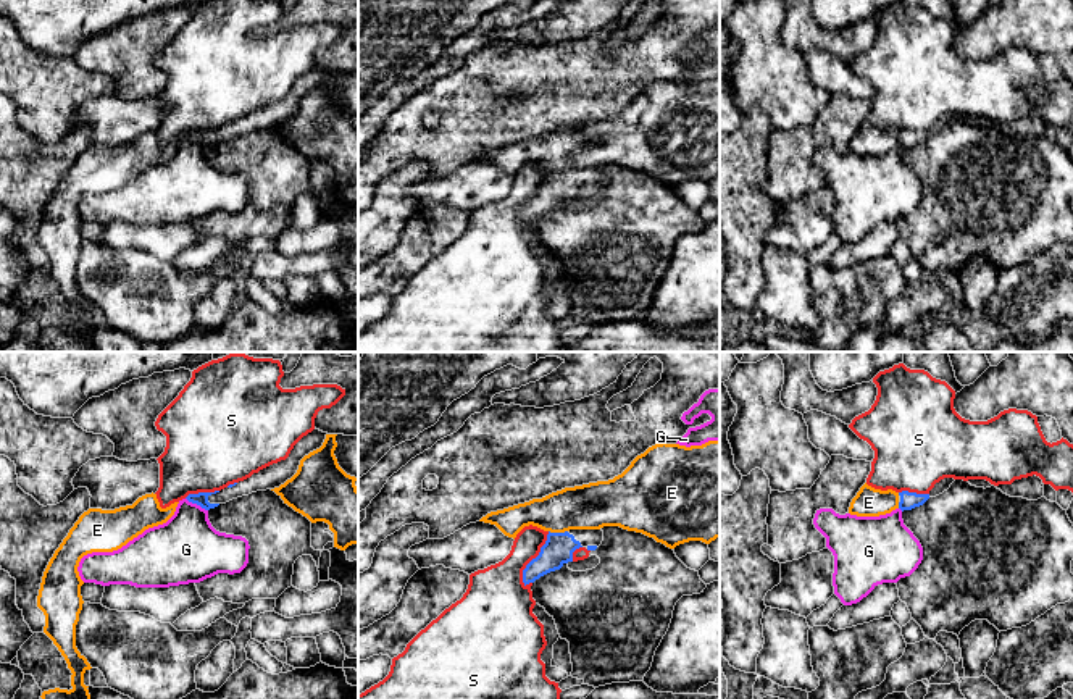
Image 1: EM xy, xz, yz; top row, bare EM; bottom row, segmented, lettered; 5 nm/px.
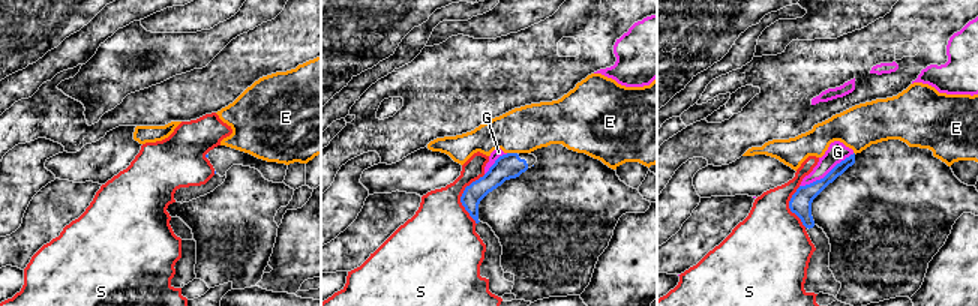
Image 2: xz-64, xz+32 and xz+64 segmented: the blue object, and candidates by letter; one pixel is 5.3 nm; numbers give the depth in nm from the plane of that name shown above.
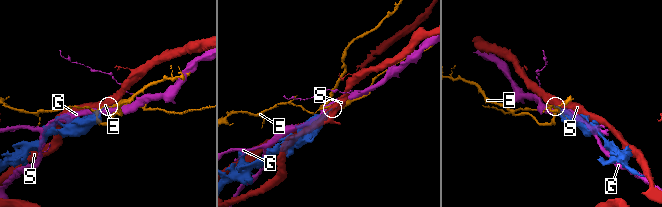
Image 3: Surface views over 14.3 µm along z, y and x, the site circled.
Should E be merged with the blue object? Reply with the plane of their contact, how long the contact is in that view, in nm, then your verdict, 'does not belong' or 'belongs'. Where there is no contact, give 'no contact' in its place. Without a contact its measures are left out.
meets blue in xz; contact 100 nm long; does not belong

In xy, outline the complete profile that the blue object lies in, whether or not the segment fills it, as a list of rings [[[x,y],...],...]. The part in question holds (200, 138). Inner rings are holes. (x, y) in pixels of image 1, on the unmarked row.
[[[313,68],[303,74],[290,89],[286,98],[273,102],[258,111],[253,111],[250,116],[229,123],[228,126],[215,131],[198,131],[189,132],[186,137],[192,142],[200,144],[205,149],[215,147],[219,142],[226,142],[232,137],[248,134],[257,129],[274,128],[290,118],[300,103],[300,98],[310,90],[319,87],[326,77],[328,71]]]

